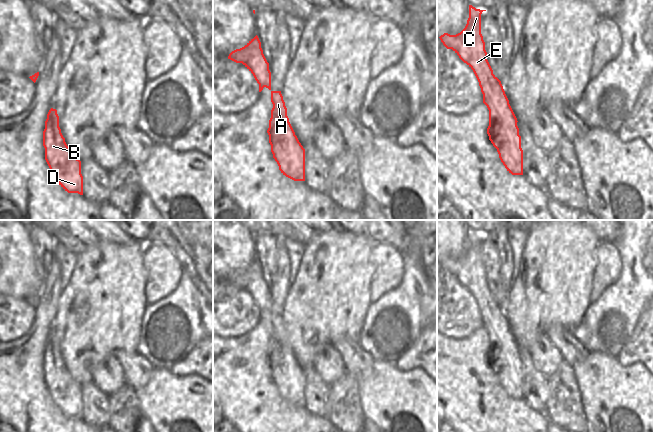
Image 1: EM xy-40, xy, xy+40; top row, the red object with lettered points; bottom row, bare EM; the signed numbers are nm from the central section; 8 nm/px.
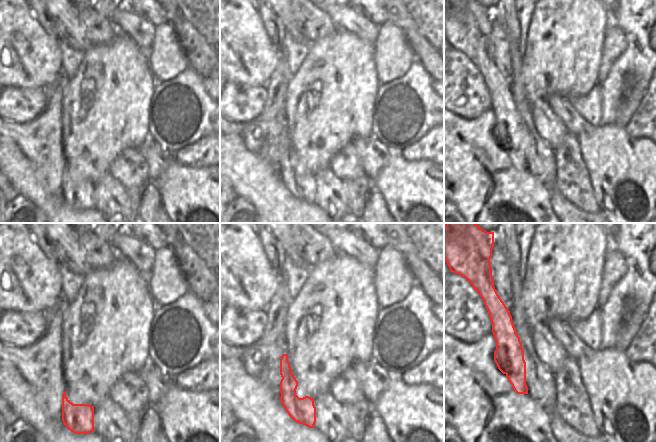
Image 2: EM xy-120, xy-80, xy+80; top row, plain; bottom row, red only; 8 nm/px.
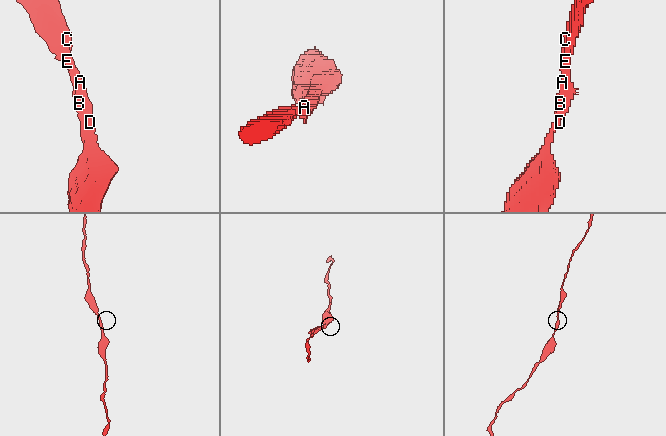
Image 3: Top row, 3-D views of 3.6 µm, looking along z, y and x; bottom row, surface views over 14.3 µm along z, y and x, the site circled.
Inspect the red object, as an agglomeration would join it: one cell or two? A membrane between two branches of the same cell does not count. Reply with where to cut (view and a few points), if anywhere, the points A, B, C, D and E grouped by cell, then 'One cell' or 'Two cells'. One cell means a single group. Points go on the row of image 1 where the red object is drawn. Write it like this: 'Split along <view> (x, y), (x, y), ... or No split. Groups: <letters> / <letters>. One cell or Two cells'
No split. Groups: A B C D E. One cell.

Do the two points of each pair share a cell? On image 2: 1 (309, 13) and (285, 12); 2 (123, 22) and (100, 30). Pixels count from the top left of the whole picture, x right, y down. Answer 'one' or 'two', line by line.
1: two
2: two

